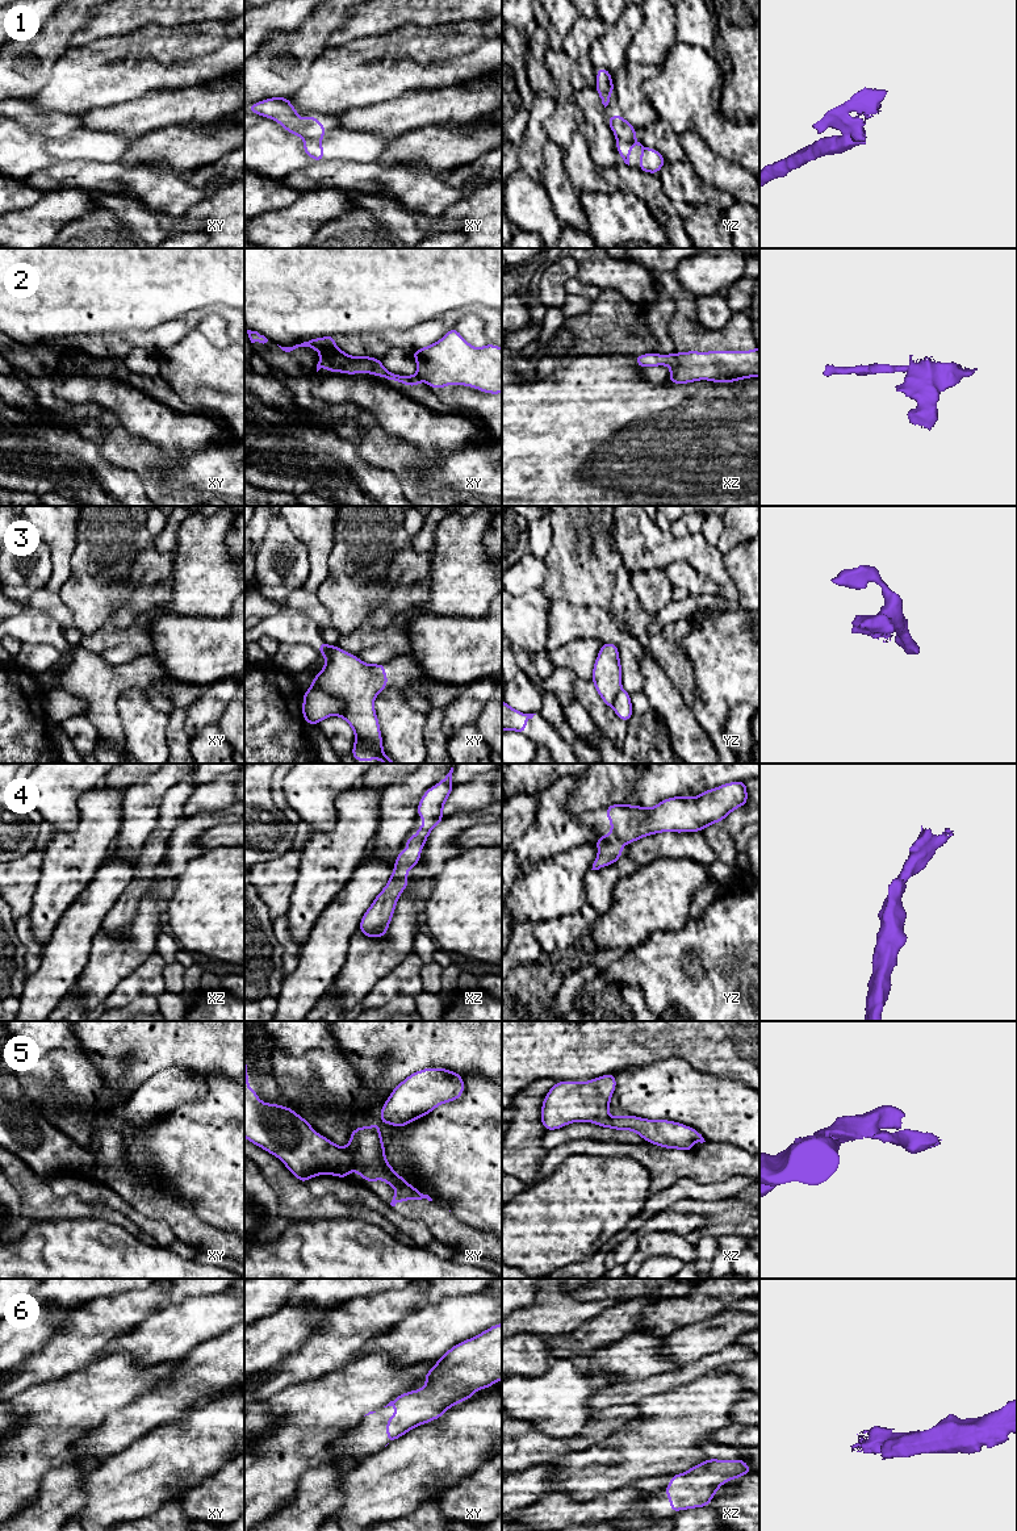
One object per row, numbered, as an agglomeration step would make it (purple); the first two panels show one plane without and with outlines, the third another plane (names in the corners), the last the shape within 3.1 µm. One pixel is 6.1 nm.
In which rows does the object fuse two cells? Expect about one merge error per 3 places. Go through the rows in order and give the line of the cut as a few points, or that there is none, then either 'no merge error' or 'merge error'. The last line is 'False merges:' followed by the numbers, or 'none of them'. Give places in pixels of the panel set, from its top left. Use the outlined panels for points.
1: cut yz (618, 138), (635, 141); merge error
2: cut xz (676, 352), (677, 363), (672, 367); merge error
3: cut none; no merge error
4: cut none; no merge error
5: cut none; no merge error
6: cut none; no merge error
False merges: 1, 2

